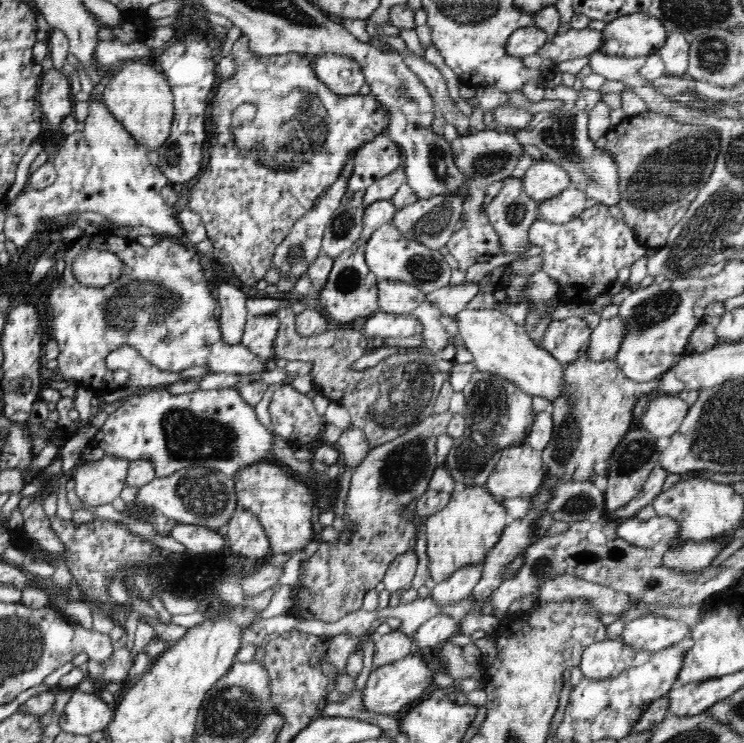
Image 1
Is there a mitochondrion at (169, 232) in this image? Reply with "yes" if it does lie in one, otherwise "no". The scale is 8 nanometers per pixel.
no

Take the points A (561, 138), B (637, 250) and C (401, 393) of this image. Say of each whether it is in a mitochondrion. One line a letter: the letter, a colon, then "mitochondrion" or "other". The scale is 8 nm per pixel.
A: mitochondrion
B: other
C: mitochondrion

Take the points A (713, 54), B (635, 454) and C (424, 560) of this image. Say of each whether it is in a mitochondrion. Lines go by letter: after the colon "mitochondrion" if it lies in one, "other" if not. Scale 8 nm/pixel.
A: mitochondrion
B: mitochondrion
C: other

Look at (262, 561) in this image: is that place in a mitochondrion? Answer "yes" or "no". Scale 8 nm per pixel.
no

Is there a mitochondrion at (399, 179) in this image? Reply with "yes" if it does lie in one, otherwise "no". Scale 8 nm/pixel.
no

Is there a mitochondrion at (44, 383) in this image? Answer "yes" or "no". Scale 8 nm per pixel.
no

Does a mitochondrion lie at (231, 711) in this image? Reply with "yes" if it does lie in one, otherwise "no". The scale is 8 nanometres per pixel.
yes

